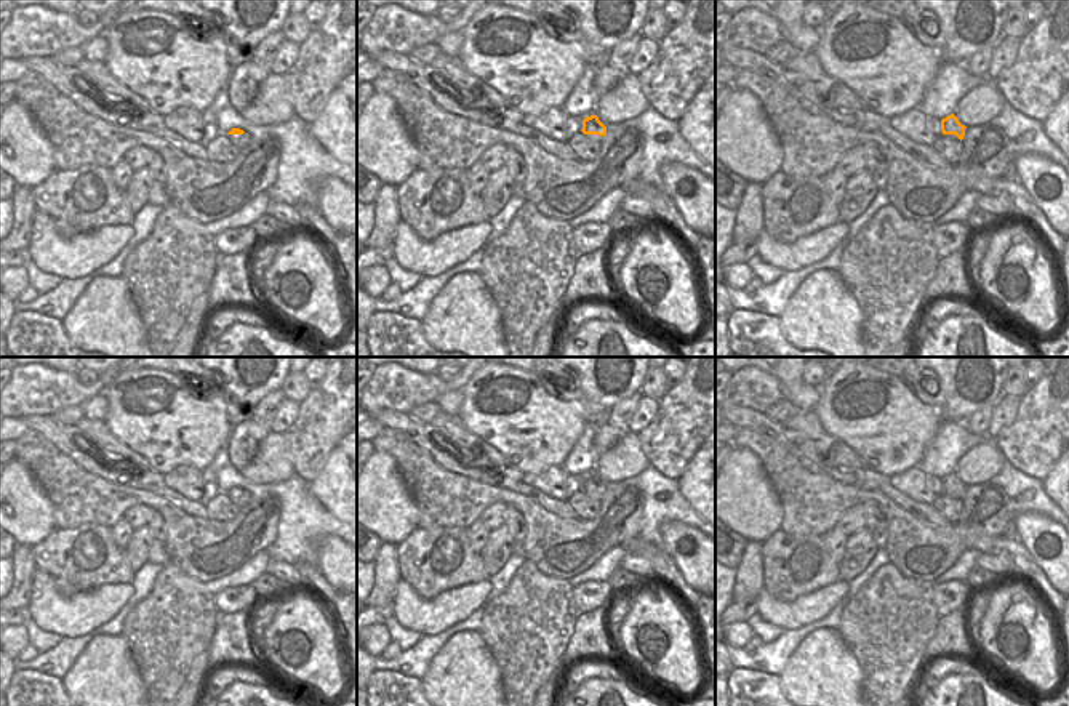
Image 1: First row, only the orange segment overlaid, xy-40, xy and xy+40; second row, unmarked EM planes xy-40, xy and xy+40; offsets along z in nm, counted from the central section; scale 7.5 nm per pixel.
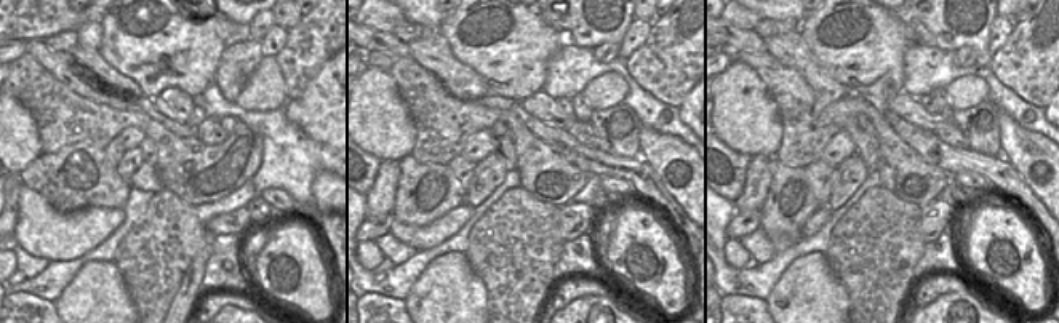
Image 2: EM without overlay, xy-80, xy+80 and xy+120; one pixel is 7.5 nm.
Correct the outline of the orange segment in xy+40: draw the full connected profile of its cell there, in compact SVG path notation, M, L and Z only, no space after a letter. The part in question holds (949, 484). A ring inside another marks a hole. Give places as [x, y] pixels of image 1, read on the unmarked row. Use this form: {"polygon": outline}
{"polygon": "M954 472L947 474L943 479L938 479L938 477L931 475L931 474L927 474L925 475L925 483L936 495L955 493L960 499L963 498L965 487L967 487L965 483L962 483L959 480L959 477Z"}

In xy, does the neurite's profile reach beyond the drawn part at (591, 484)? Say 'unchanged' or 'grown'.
grown

